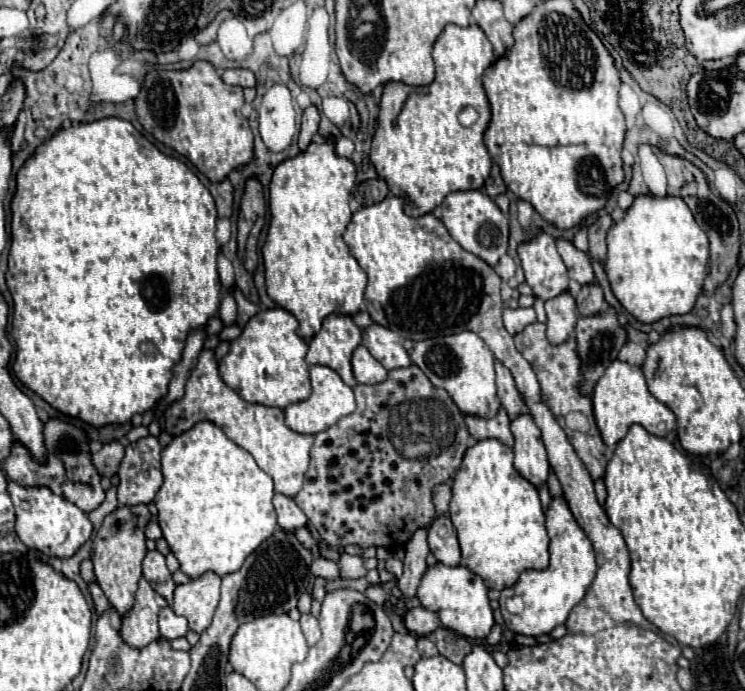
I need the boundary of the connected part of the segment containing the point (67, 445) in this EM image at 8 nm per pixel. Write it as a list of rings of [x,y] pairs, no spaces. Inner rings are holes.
[[[49,419],[45,425],[45,443],[47,443],[47,463],[37,463],[29,457],[27,449],[21,443],[15,443],[11,449],[11,455],[3,461],[3,467],[7,471],[7,477],[23,487],[49,487],[53,493],[63,495],[67,501],[75,503],[81,511],[91,513],[97,509],[105,499],[105,489],[101,487],[101,477],[95,473],[95,467],[91,465],[89,455],[89,441],[75,421],[61,421],[61,419]]]

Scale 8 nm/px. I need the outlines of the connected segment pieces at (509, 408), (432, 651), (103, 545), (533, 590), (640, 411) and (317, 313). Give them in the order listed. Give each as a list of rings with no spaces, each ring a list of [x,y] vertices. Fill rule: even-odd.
[[[497,361],[495,365],[495,371],[497,371],[497,395],[501,399],[501,405],[503,409],[507,411],[509,419],[517,419],[521,413],[525,413],[525,403],[515,387],[515,381],[511,377],[511,373]]]
[[[419,639],[417,641],[417,649],[419,649],[419,655],[423,659],[429,659],[429,657],[435,657],[439,651],[435,649],[435,645],[429,641],[429,639]]]
[[[133,505],[133,507],[117,507],[103,519],[101,529],[93,541],[93,565],[95,577],[99,577],[101,589],[109,603],[119,611],[119,615],[131,609],[137,581],[141,579],[141,563],[145,559],[145,527],[151,521],[151,513],[147,505]]]
[[[553,499],[547,509],[547,535],[551,563],[543,571],[525,571],[519,581],[501,591],[501,615],[505,625],[517,635],[539,637],[551,633],[557,625],[565,623],[571,609],[579,605],[595,579],[595,553],[591,541],[573,519],[565,499]]]
[[[619,359],[605,369],[603,377],[597,381],[593,389],[593,413],[595,413],[601,439],[609,449],[615,449],[615,445],[627,435],[629,427],[635,423],[643,425],[655,437],[665,437],[675,429],[673,411],[649,393],[643,377],[643,369]]]
[[[333,139],[325,143],[311,143],[307,151],[299,153],[293,159],[283,161],[271,179],[269,185],[269,209],[271,223],[267,241],[263,245],[265,261],[265,279],[267,295],[285,311],[293,313],[299,321],[297,335],[309,341],[329,315],[357,315],[365,301],[367,275],[359,263],[351,257],[349,247],[343,241],[343,231],[351,221],[349,195],[355,185],[355,165],[349,159],[341,159],[333,151]]]

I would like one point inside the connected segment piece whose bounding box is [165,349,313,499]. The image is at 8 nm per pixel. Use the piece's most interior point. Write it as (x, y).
(283, 454)

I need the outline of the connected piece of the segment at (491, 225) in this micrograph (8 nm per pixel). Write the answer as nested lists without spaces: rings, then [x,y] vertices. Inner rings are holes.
[[[463,191],[451,193],[443,199],[443,225],[447,227],[449,235],[469,253],[483,259],[487,265],[495,267],[499,259],[507,253],[507,239],[509,239],[509,219],[499,211],[495,201],[487,197],[483,191]]]

